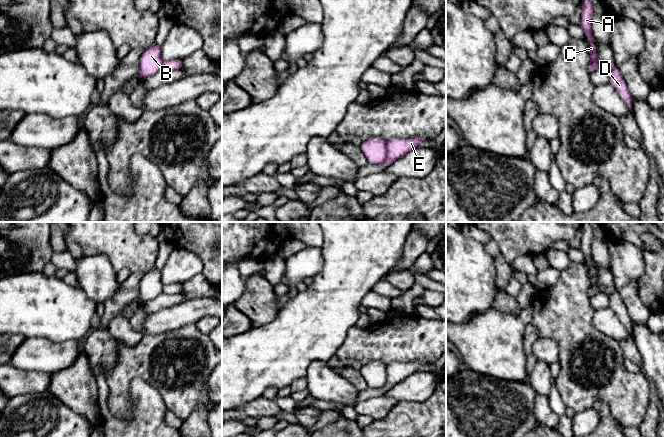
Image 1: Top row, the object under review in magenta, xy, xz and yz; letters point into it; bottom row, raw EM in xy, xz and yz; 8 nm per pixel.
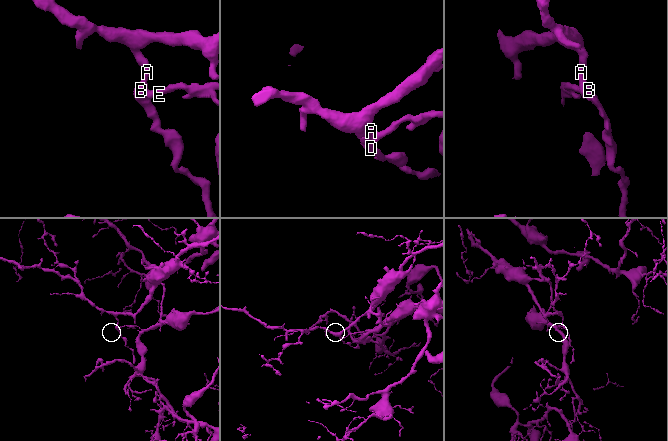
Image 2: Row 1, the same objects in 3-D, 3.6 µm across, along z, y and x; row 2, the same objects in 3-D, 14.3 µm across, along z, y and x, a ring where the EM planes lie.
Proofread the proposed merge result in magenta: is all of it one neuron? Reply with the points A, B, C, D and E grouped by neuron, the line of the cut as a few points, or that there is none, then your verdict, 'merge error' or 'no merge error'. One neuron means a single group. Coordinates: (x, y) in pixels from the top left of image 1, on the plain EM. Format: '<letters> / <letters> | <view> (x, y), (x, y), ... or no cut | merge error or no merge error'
A B C D / E | xz (386, 365), (384, 388) | merge error

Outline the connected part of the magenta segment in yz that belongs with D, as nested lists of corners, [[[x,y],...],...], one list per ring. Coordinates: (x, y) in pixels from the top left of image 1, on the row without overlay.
[[[614,291],[608,295],[609,308],[611,308],[619,317],[629,334],[632,336],[633,321],[618,292]]]

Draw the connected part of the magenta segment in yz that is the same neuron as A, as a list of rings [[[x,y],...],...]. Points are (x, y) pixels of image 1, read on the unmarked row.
[[[582,222],[581,224],[582,229],[582,239],[580,242],[579,249],[581,250],[584,260],[590,264],[589,274],[590,274],[590,281],[592,285],[603,287],[598,280],[596,279],[596,269],[594,267],[594,260],[591,254],[591,243],[593,239],[593,228],[589,222]]]

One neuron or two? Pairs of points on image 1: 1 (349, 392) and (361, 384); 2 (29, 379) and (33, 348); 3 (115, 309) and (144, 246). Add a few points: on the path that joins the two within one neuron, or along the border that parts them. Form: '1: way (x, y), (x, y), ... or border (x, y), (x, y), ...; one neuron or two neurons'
1: border (337, 373), (346, 378), (359, 391); two neurons
2: border (10, 363), (25, 370), (40, 370), (50, 374); two neurons
3: border (145, 271), (131, 273); two neurons

